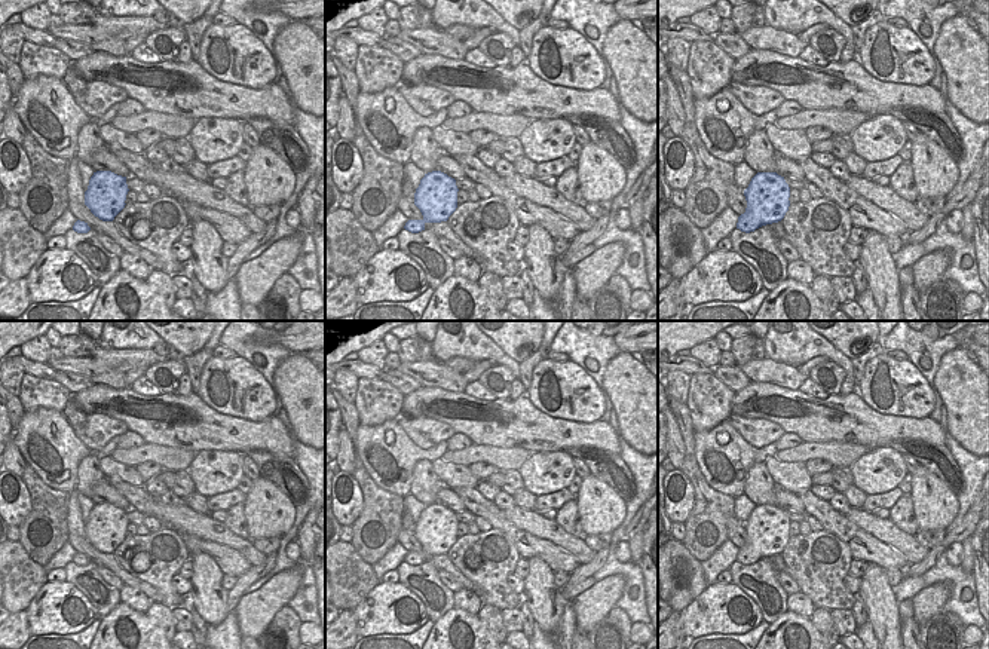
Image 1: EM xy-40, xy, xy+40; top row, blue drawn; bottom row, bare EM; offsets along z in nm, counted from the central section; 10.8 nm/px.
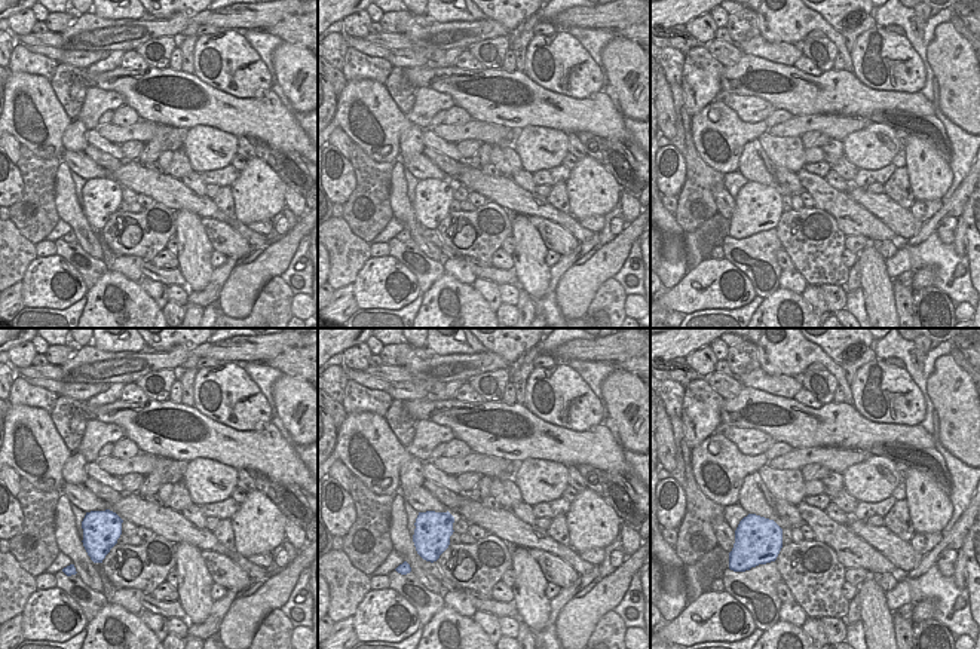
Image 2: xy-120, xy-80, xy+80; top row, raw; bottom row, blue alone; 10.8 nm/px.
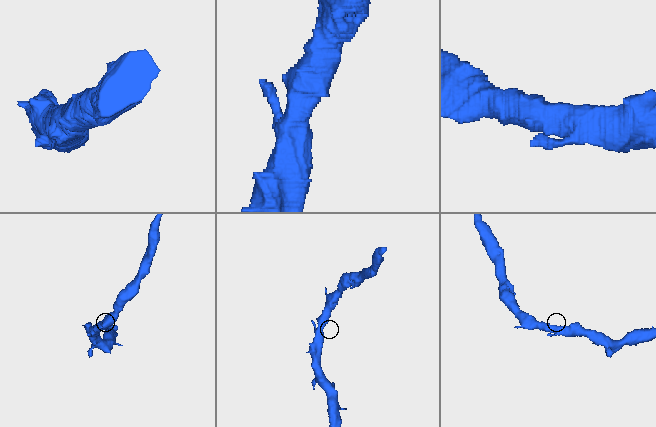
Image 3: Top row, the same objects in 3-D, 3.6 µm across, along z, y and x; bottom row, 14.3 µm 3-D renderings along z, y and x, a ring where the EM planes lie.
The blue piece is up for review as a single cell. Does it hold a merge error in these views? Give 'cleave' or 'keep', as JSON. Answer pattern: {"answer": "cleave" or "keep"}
{"answer": "keep"}

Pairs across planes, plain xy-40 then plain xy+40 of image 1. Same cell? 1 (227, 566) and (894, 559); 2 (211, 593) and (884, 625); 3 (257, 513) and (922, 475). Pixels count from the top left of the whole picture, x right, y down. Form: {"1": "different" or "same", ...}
{"1": "same", "2": "same", "3": "same"}

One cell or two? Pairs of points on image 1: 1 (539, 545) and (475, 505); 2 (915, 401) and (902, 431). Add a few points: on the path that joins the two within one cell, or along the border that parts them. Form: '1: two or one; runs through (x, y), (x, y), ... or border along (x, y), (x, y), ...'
1: one; runs through (523, 541), (492, 514)
2: two; border along (873, 409), (888, 415), (928, 418)

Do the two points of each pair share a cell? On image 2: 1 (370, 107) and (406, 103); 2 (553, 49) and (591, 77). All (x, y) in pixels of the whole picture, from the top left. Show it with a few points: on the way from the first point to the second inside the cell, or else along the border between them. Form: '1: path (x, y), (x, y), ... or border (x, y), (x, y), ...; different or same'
1: border (383, 85), (404, 115); different
2: path (566, 60), (587, 60), (588, 64); same

